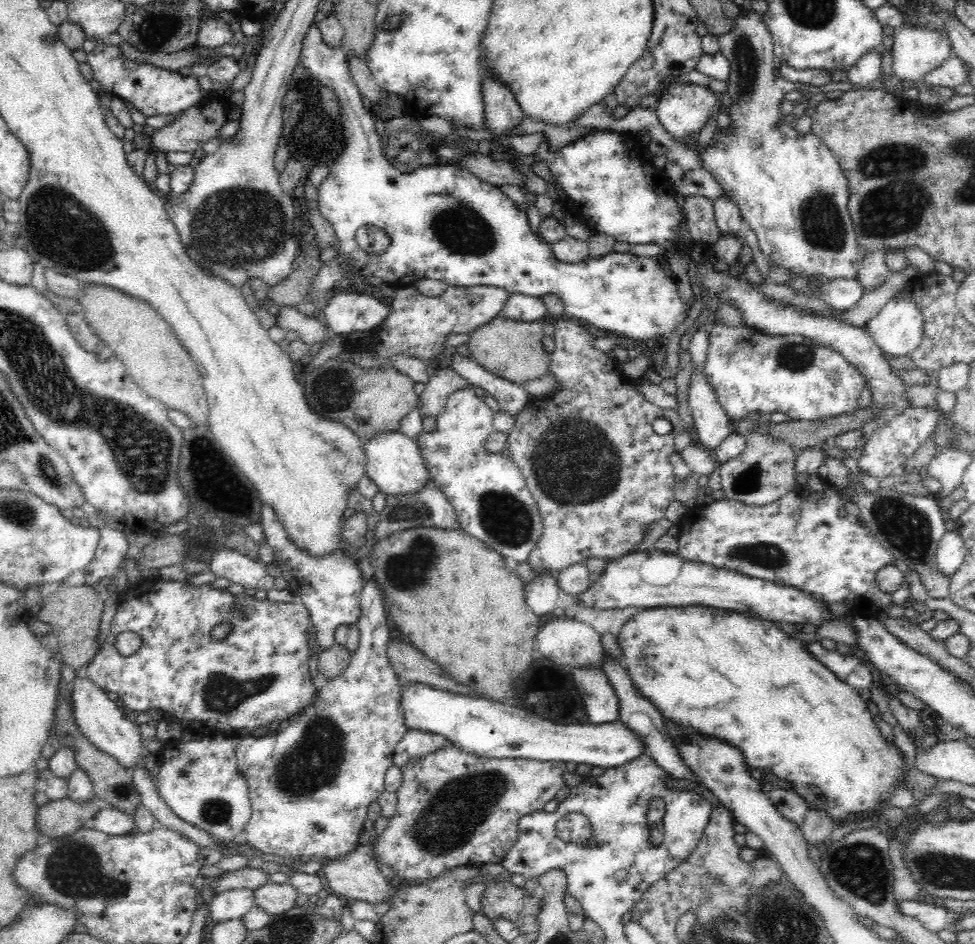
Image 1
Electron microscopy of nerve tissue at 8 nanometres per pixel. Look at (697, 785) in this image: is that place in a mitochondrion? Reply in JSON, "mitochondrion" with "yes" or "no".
{"mitochondrion":"no"}

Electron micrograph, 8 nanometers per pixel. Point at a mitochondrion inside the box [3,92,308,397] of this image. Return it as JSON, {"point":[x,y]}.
{"point":[235,230]}

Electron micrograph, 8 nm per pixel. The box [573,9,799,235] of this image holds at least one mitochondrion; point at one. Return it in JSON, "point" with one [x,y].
{"point":[745,54]}

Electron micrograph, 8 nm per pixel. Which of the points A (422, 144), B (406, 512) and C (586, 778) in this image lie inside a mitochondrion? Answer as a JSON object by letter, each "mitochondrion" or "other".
{"A":"other","B":"mitochondrion","C":"other"}

